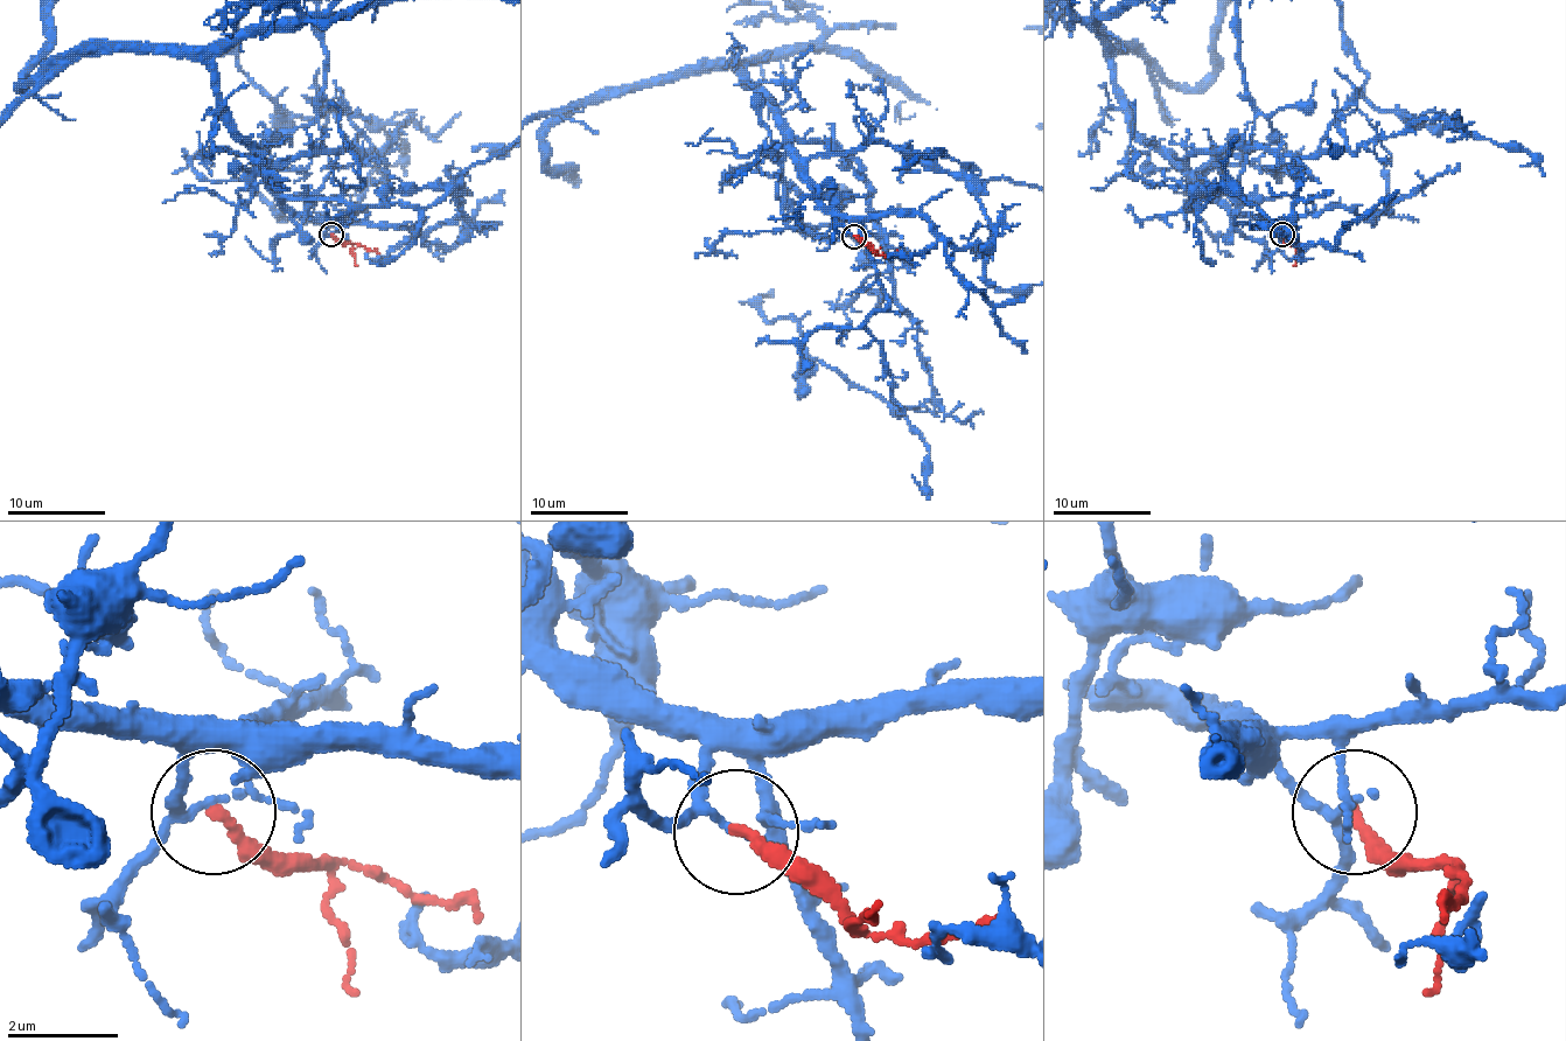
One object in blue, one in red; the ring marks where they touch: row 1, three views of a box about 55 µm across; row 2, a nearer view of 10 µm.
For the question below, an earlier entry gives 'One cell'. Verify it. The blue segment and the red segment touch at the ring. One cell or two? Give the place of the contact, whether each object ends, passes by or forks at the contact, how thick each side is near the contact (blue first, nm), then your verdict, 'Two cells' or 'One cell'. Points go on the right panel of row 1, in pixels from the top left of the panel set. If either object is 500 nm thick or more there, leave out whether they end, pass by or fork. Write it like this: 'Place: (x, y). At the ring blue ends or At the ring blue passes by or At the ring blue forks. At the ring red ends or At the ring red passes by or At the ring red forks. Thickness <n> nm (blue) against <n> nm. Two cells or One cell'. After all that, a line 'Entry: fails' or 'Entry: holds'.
Place: (1281, 235). At the ring blue passes by. At the ring red ends. Thickness 130 nm (blue) against 240 nm. Two cells
Entry: fails

